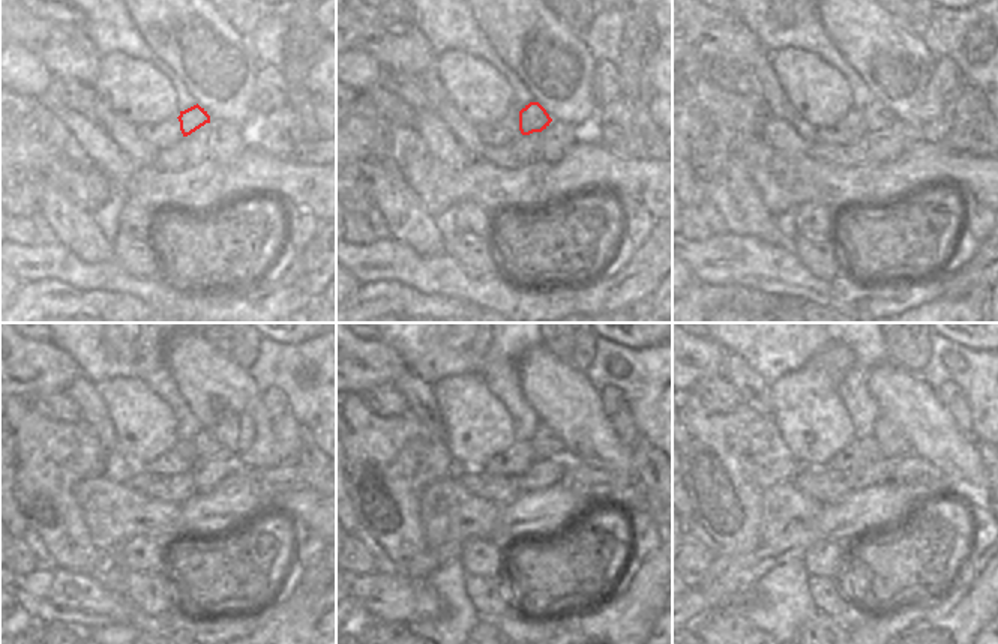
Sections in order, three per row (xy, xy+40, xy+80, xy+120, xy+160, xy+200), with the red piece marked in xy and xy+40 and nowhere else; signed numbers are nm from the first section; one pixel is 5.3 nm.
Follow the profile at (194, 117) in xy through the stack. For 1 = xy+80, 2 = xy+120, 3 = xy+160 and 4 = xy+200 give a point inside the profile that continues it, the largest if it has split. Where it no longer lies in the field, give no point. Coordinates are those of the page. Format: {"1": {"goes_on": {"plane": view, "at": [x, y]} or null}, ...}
{"1": {"goes_on": {"plane": "xy+80", "at": [877, 116]}}, "2": {"goes_on": {"plane": "xy+120", "at": [206, 445]}}, "3": {"goes_on": {"plane": "xy+160", "at": [547, 443]}}, "4": {"goes_on": {"plane": "xy+200", "at": [890, 439]}}}

